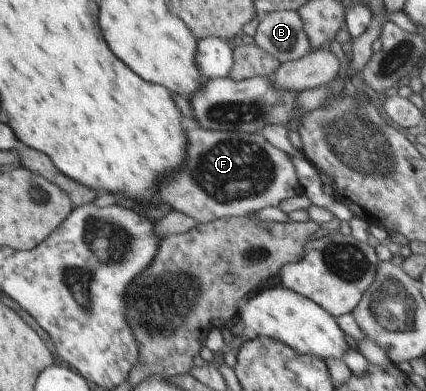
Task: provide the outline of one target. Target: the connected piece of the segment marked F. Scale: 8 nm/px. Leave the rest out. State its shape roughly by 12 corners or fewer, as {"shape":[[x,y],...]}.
{"shape":[[187,116],[181,170],[156,196],[199,224],[301,193],[261,134]]}

